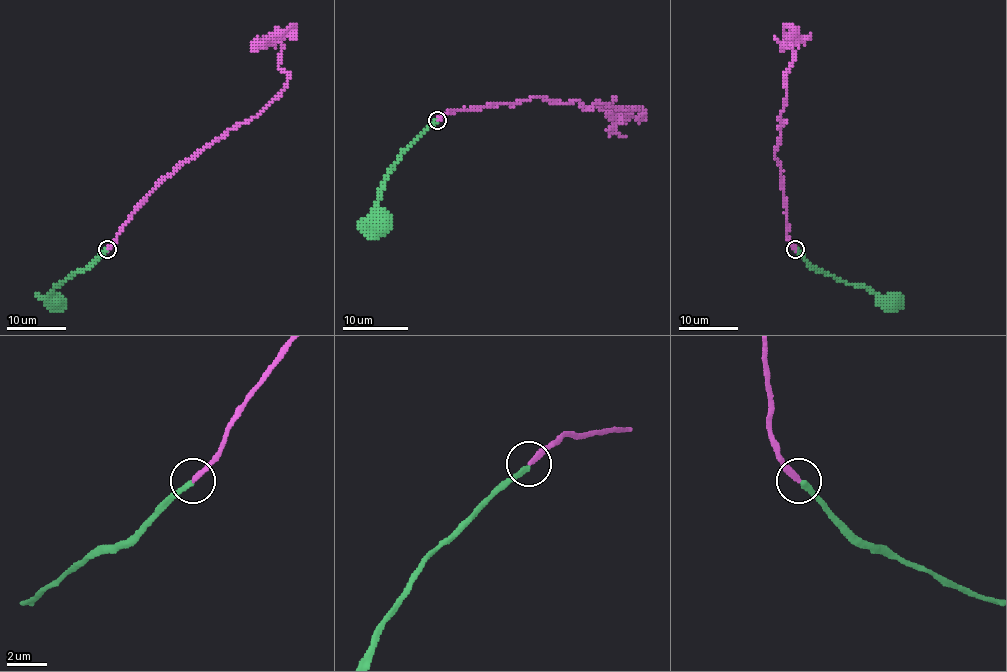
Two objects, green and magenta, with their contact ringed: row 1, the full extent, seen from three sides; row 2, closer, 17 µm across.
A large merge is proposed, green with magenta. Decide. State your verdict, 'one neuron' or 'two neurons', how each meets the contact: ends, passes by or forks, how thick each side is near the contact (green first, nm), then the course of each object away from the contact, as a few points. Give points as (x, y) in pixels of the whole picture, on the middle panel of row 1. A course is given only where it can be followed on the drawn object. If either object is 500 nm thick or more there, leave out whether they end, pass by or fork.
two neurons; green ends; magenta ends; calibres 240 and 260 nm; course green (436, 120), (407, 149), (389, 173), (375, 210), (379, 224); course magenta (436, 120), (532, 97), (588, 109), (600, 102), (636, 109), (616, 116), (613, 129), (625, 135)

